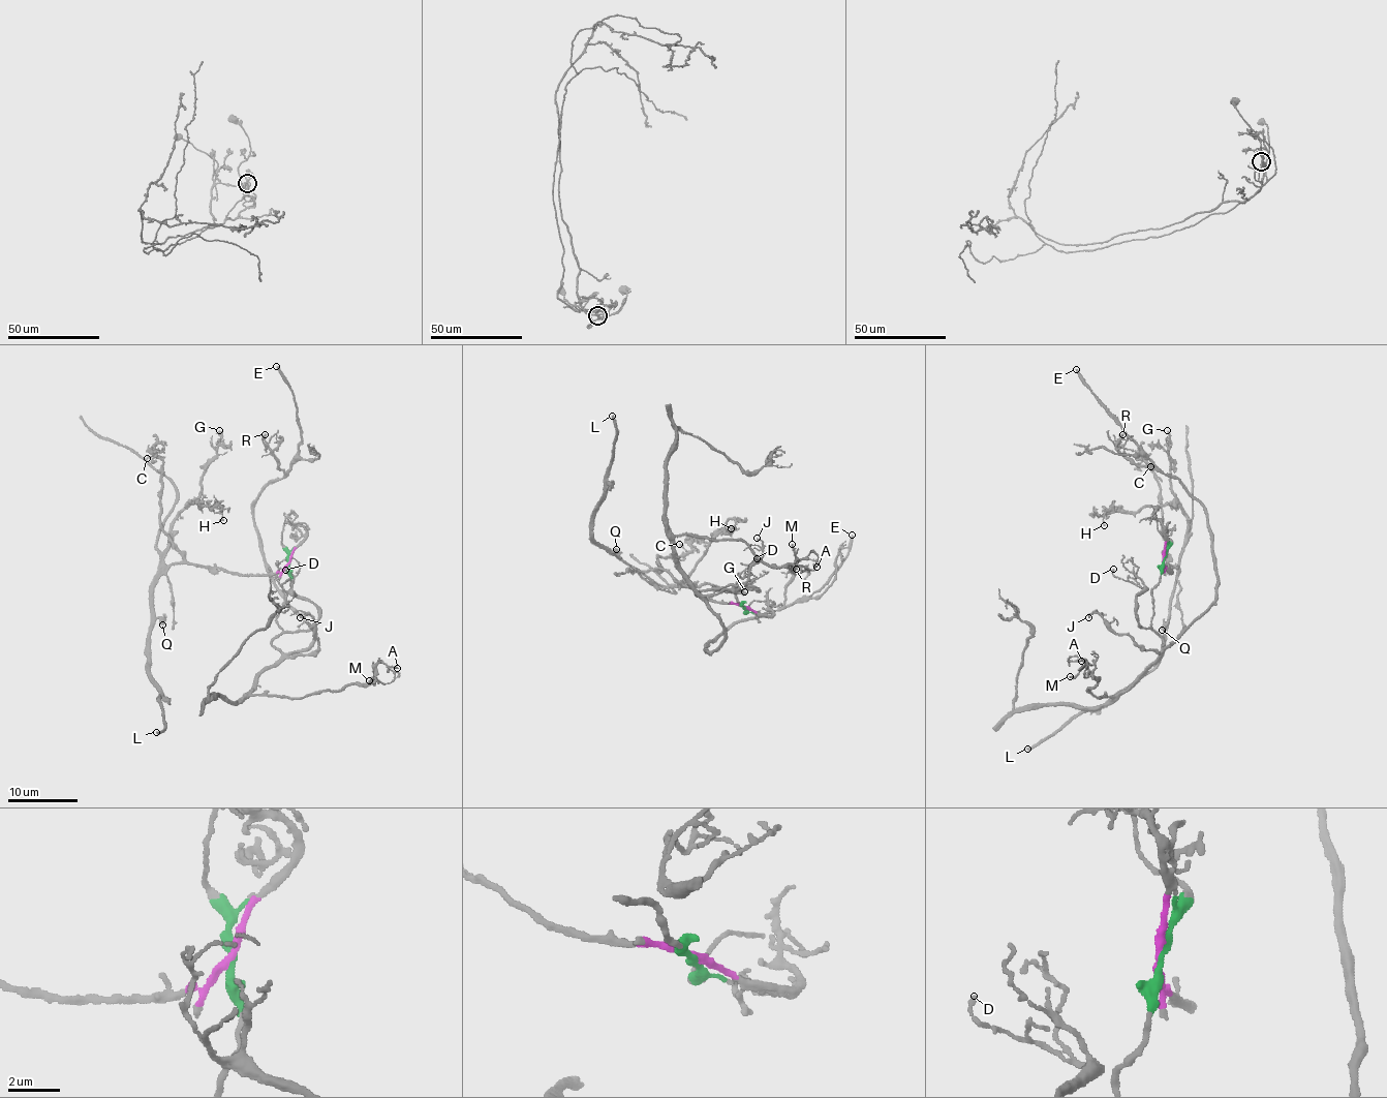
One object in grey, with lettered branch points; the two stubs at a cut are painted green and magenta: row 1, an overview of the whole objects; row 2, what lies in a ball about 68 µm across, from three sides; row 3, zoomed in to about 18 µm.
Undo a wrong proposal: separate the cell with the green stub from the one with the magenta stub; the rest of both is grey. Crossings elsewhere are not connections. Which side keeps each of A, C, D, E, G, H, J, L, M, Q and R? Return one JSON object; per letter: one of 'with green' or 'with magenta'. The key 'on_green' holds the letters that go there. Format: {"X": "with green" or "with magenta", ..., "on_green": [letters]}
{"A": "with green", "C": "with magenta", "D": "with green", "E": "with green", "G": "with magenta", "H": "with magenta", "J": "with green", "L": "with magenta", "M": "with green", "Q": "with magenta", "R": "with green", "on_green": ["A", "D", "E", "J", "M", "R"]}

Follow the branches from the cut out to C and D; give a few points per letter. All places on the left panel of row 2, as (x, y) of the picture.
C: (288, 561), (280, 573), (253, 575), (208, 570), (188, 562), (160, 525), (163, 460), (147, 458)
D: (289, 561), (288, 592), (281, 587), (290, 575), (284, 570)

